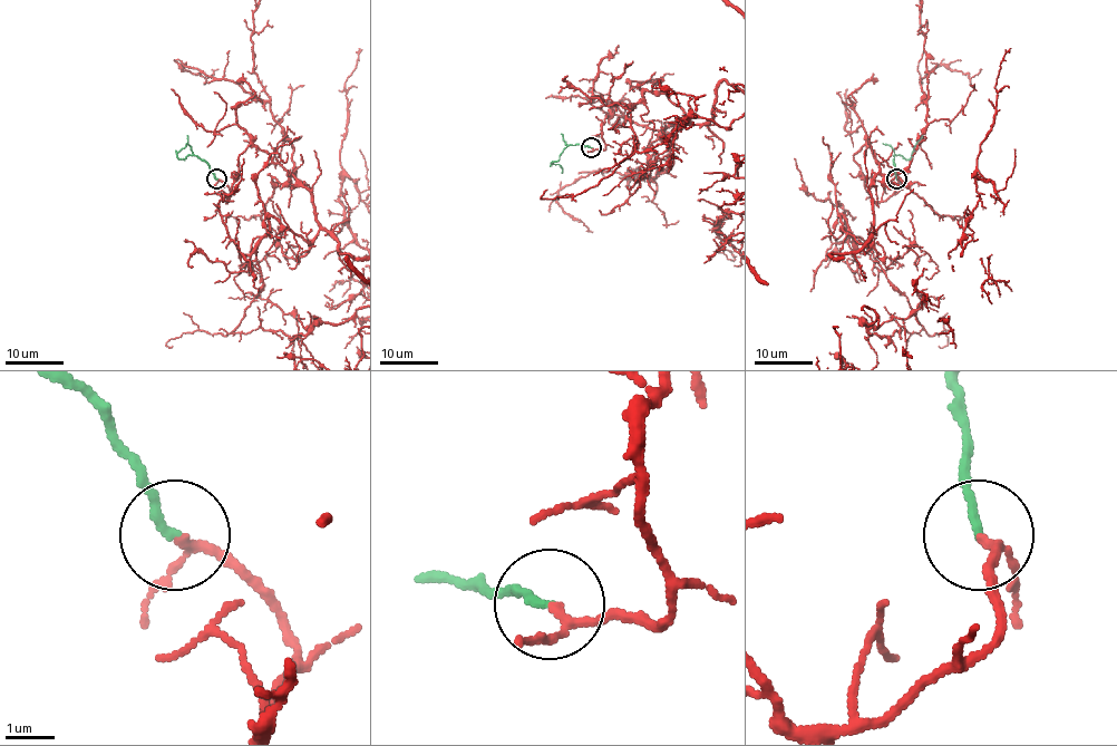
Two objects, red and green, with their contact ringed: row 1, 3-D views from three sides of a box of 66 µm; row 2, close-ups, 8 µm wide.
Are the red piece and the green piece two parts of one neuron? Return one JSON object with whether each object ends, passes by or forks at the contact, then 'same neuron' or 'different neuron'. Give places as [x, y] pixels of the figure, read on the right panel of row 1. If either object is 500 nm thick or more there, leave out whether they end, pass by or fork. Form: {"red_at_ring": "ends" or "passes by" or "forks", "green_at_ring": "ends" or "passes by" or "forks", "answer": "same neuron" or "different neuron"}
{"red_at_ring": "passes by", "green_at_ring": "ends", "answer": "same neuron"}

